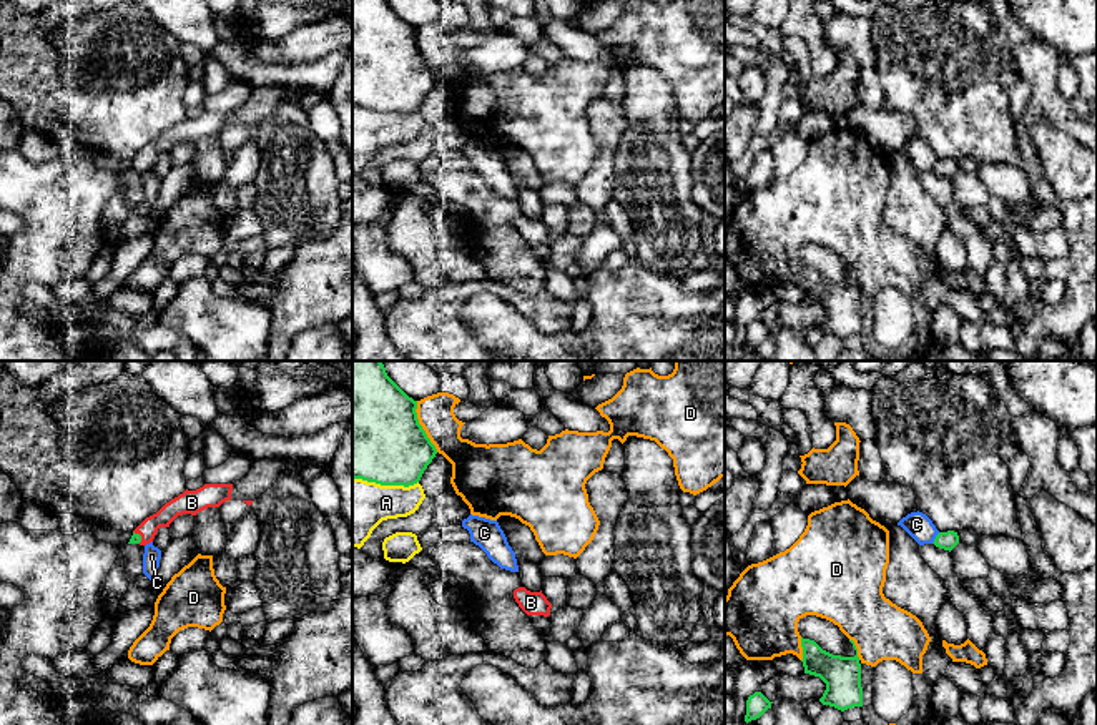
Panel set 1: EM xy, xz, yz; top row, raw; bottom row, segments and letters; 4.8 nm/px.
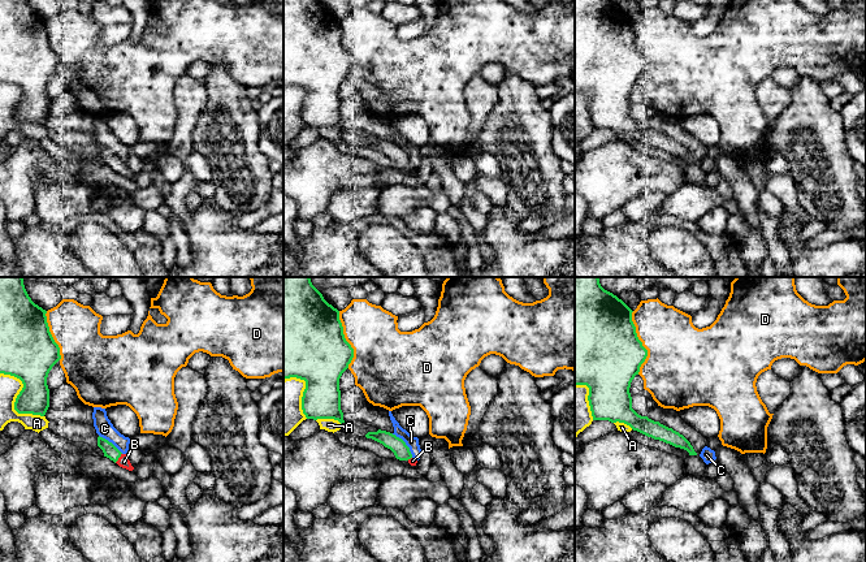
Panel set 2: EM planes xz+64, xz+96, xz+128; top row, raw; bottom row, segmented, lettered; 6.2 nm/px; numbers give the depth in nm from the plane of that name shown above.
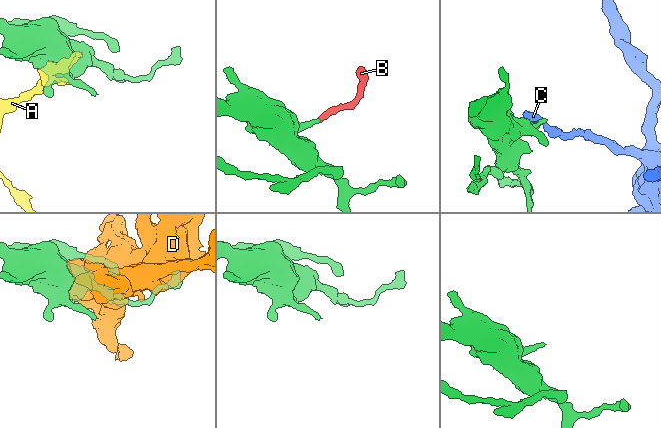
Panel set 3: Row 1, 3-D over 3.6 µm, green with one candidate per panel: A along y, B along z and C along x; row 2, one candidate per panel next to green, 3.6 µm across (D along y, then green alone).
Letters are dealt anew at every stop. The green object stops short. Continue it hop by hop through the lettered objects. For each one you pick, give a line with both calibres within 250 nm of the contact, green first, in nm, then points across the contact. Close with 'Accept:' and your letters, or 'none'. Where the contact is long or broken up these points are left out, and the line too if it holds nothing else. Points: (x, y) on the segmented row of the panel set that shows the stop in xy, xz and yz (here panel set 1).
B: 50/90 nm | across xy (135, 539), (140, 536), (155, 521), (178, 506)
Accept: B

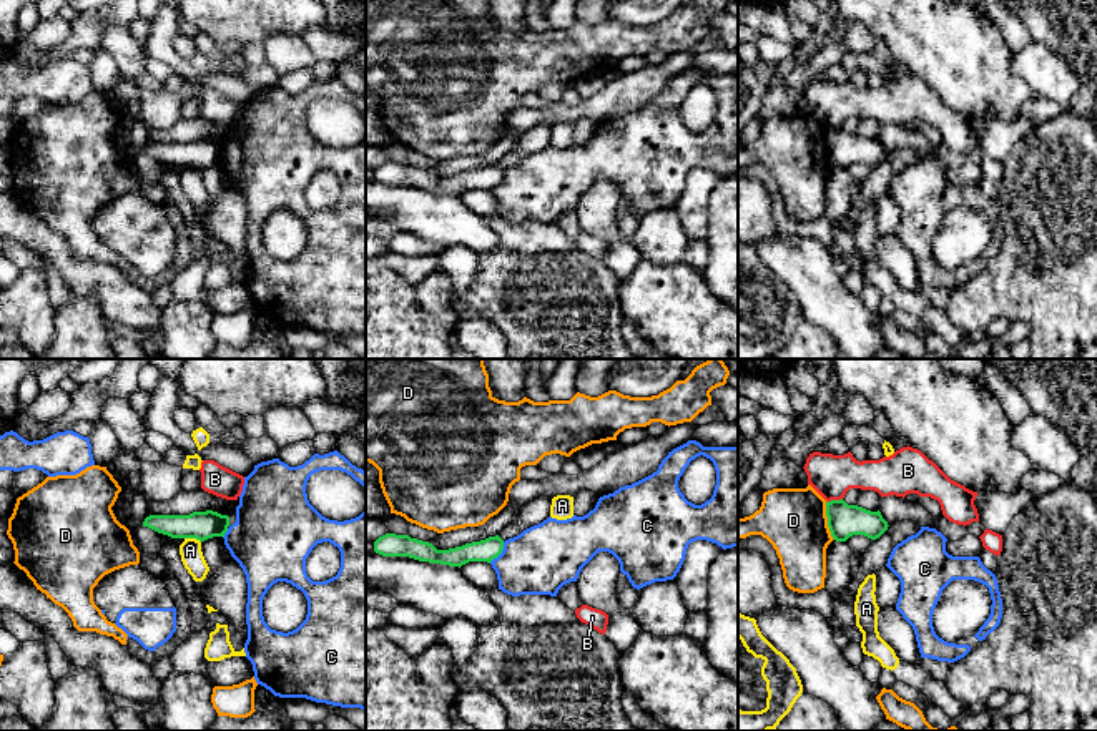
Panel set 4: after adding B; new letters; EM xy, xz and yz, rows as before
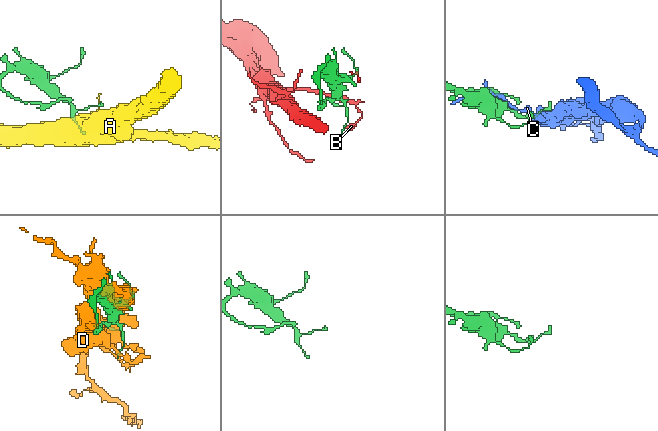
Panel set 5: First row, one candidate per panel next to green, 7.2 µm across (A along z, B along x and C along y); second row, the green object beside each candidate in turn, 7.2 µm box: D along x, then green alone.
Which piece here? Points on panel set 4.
Accept: none

